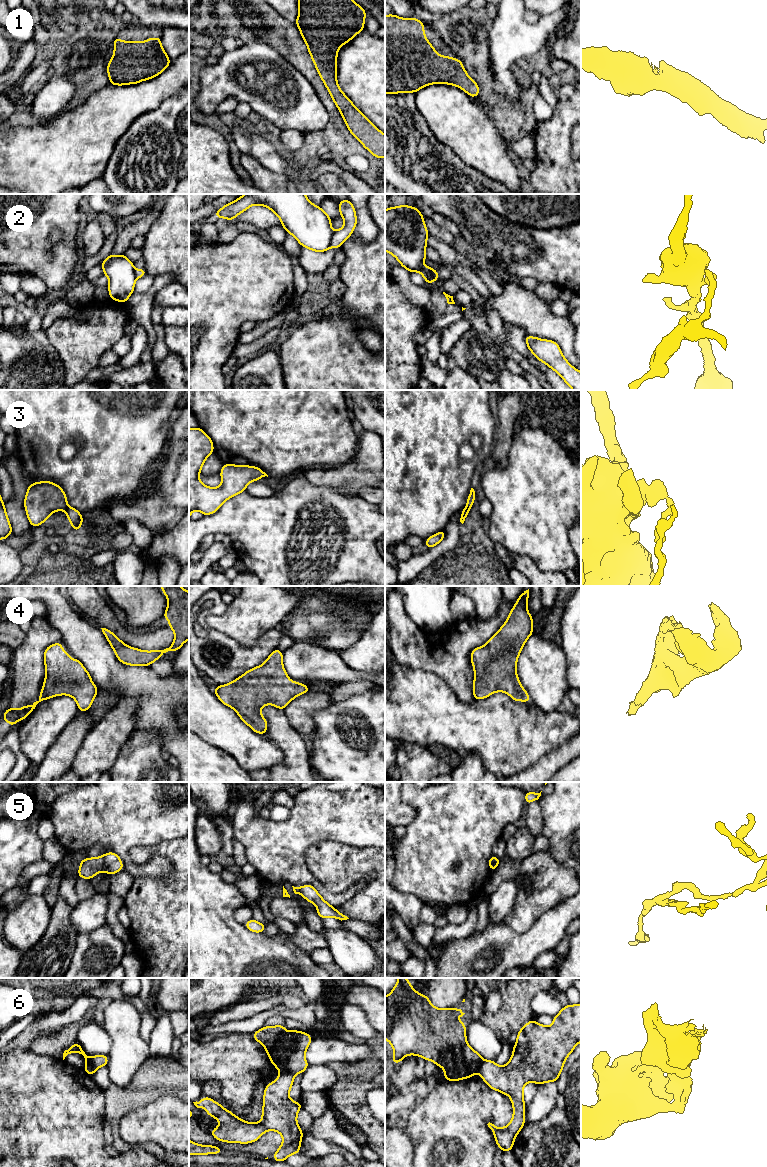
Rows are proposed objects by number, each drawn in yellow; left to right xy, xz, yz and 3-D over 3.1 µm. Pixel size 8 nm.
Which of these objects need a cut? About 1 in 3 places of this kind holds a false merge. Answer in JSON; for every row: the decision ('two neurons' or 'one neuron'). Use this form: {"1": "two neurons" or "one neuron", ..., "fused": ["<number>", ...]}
{"1": "one neuron", "2": "two neurons", "3": "two neurons", "4": "one neuron", "5": "two neurons", "6": "two neurons", "fused": ["2", "3", "5", "6"]}

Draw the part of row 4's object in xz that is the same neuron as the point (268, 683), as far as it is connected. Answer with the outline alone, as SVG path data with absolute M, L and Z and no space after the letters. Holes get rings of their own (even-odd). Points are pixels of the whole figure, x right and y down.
M277 648L262 665L246 671L231 683L214 688L218 699L224 705L233 708L244 723L261 735L265 734L268 728L267 720L260 712L262 707L271 704L284 711L295 697L311 691L308 686L289 679L282 660L283 652Z

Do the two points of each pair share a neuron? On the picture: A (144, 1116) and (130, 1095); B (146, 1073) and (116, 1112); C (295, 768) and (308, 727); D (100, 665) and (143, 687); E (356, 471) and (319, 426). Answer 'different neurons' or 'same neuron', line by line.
A: different neurons
B: same neuron
C: different neurons
D: same neuron
E: different neurons

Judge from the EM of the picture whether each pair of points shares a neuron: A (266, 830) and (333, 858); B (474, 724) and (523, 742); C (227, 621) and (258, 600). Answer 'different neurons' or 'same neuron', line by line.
A: different neurons
B: same neuron
C: same neuron

